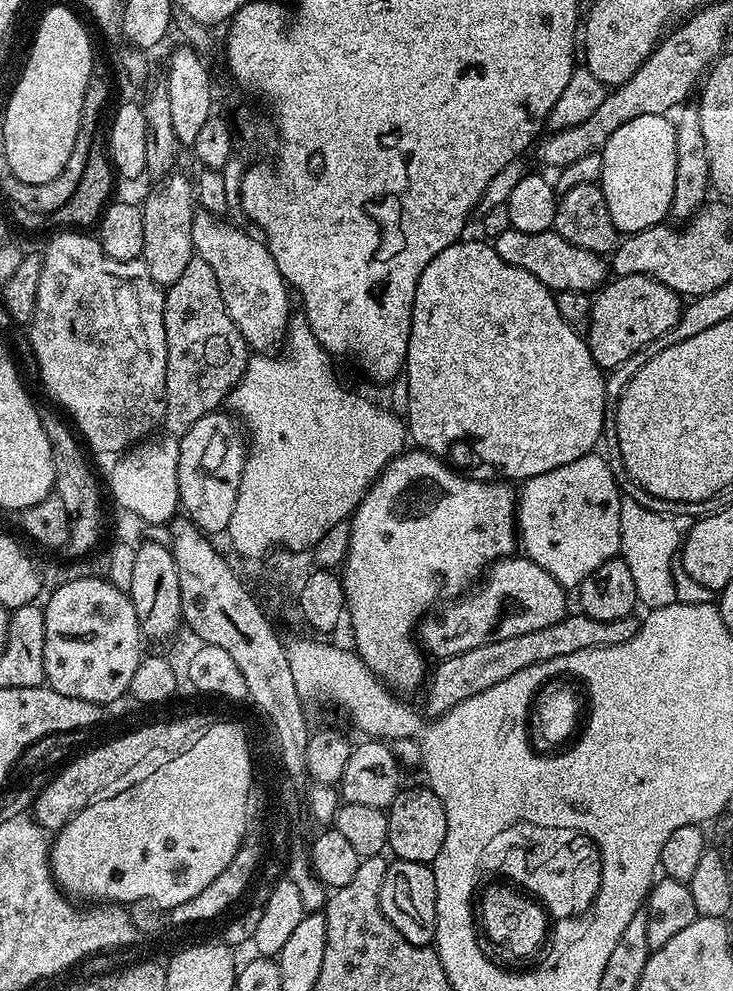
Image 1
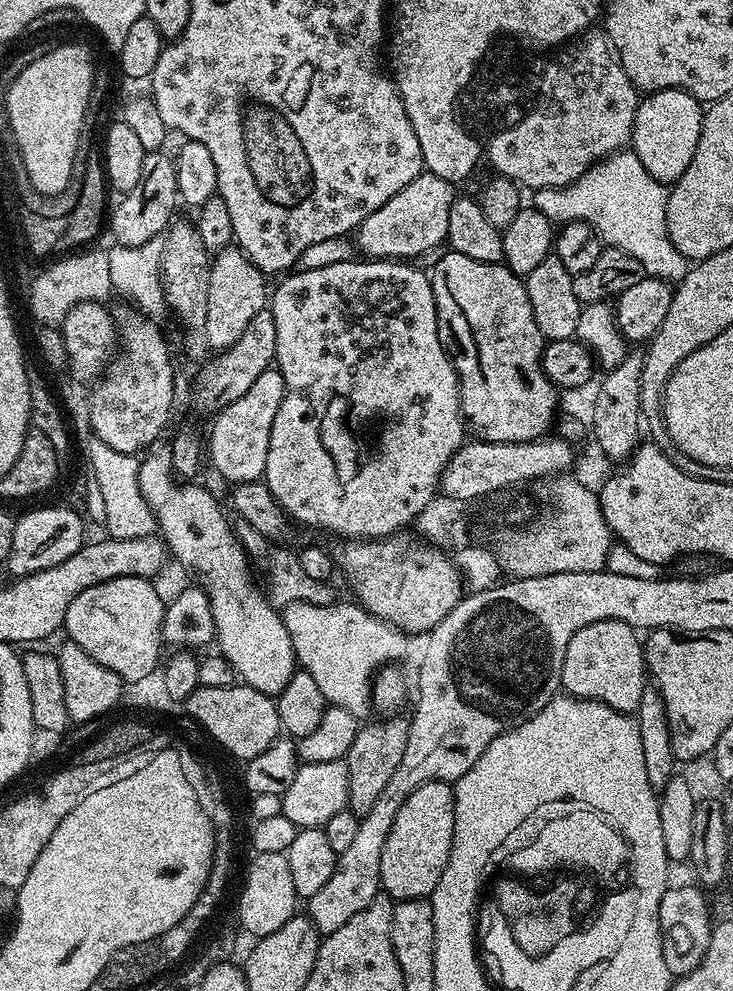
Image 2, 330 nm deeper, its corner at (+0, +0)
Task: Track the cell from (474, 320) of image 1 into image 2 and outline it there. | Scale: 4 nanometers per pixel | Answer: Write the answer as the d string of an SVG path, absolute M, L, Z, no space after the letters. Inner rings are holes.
M451 250L445 251L445 256L430 268L430 279L434 290L436 303L436 321L438 322L438 338L444 343L444 349L452 358L456 367L456 376L460 379L460 415L463 416L465 425L470 429L471 435L477 441L490 443L530 443L549 435L548 427L553 427L558 416L558 388L548 380L541 368L541 356L544 352L546 341L544 335L538 330L538 322L534 322L534 310L530 306L528 289L525 281L508 269L503 263L487 264L474 262L474 258L466 258L466 254L458 254Z

